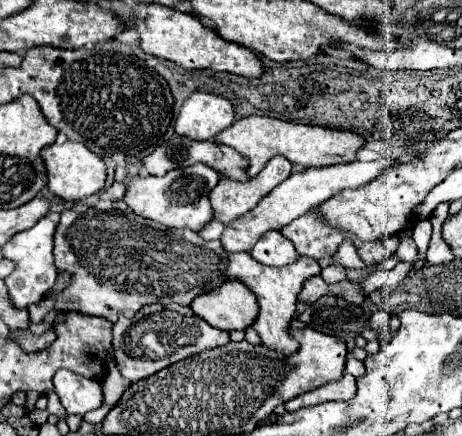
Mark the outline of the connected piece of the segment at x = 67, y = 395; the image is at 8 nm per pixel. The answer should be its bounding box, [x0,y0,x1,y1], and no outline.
[54,370,102,416]

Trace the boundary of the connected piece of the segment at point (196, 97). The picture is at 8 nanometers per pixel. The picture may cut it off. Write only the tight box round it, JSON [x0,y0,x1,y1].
[174,92,234,142]

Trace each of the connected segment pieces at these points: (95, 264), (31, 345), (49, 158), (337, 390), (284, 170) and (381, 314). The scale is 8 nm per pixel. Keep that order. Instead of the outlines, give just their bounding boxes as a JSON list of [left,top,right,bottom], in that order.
[[28,208,320,356],[8,330,56,352],[42,142,106,202],[284,374,356,412],[210,156,292,224],[368,310,390,330]]

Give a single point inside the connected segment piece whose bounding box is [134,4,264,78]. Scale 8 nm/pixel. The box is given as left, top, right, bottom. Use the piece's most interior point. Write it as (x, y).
(167, 33)

